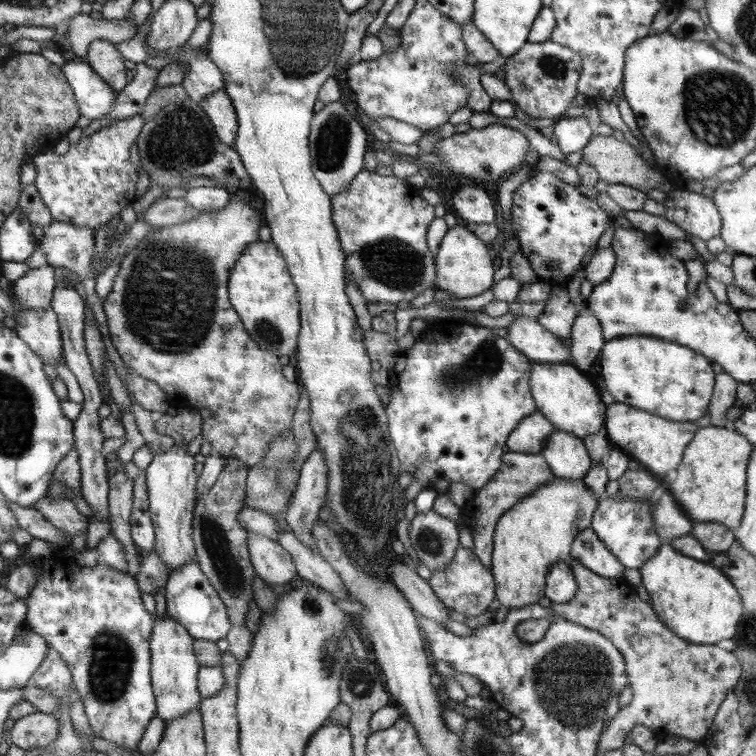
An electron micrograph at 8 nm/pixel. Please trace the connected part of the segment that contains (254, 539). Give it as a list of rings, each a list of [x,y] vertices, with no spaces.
[[[248,533],[247,548],[254,574],[259,575],[265,584],[285,584],[298,576],[290,554],[275,540]]]

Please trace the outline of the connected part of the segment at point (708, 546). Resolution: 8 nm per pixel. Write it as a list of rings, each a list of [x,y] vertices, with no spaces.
[[[694,522],[689,534],[707,554],[724,553],[734,544],[733,531],[717,522]]]

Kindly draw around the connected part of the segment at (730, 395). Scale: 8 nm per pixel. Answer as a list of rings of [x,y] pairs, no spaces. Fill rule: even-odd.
[[[722,372],[715,377],[714,396],[711,397],[710,414],[707,416],[714,427],[726,426],[725,413],[736,406],[733,404],[736,399],[736,386],[737,381],[727,373]]]

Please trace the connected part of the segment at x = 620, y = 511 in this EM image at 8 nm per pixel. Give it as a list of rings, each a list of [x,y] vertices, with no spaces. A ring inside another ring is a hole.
[[[617,492],[612,496],[601,498],[594,510],[593,520],[590,522],[591,530],[598,535],[598,538],[605,543],[607,550],[615,555],[625,568],[638,570],[661,548],[662,541],[652,517],[653,500],[654,498],[630,498],[629,495]]]

